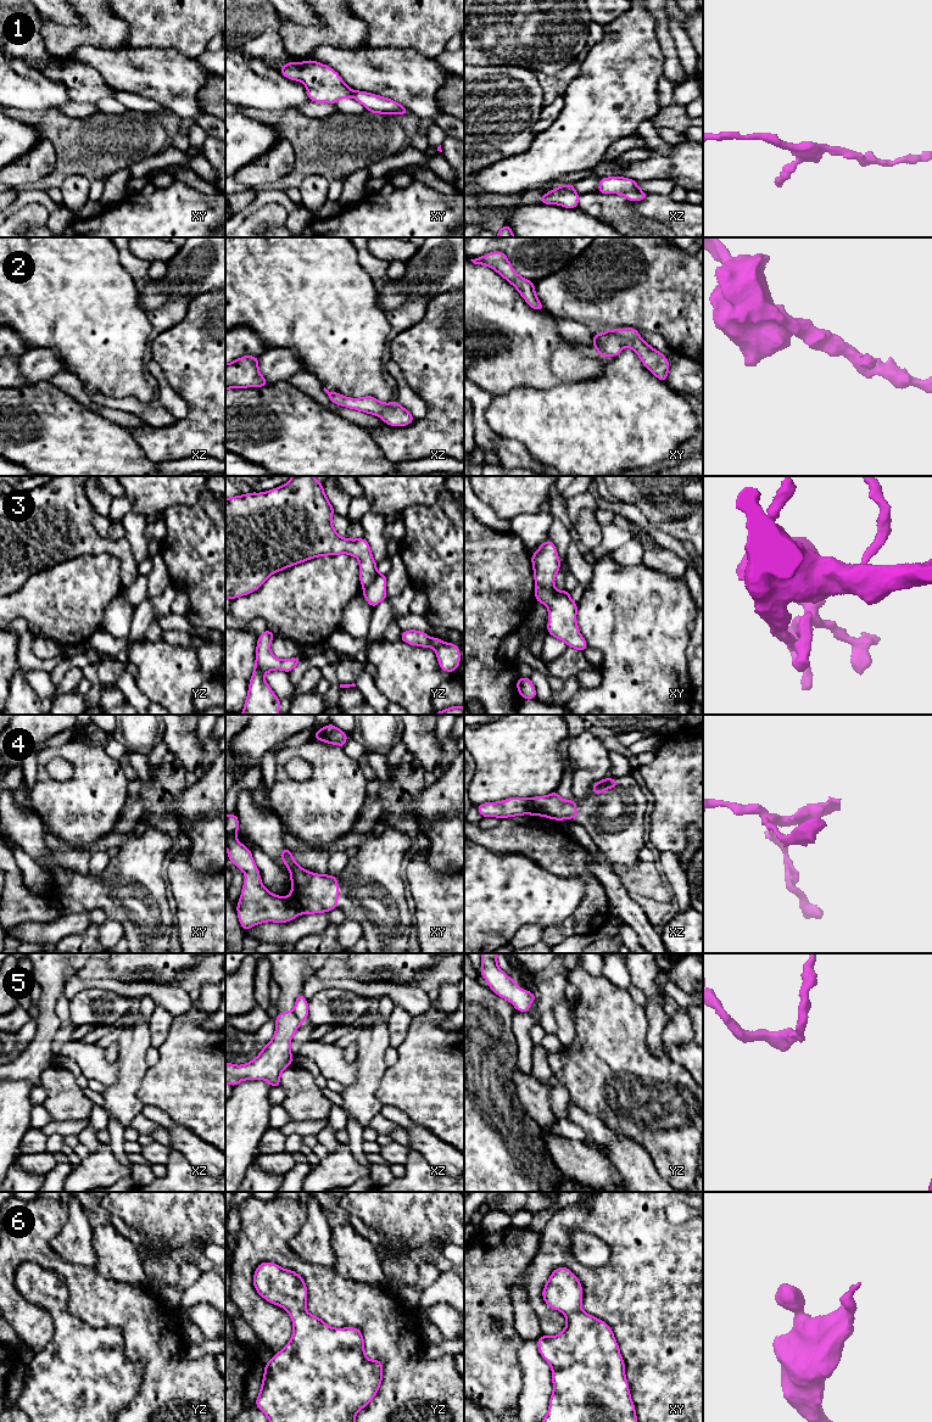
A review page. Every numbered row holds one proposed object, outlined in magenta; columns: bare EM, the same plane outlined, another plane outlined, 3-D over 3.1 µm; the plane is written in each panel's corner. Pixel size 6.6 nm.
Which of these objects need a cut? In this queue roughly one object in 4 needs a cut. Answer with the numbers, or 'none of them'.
3, 4, 5

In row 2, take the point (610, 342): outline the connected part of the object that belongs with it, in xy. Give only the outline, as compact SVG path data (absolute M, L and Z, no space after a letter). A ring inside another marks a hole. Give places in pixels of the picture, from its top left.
M634 327L607 330L593 335L593 347L601 357L616 357L624 347L632 348L643 365L660 381L666 382L670 363L663 353L643 341Z

